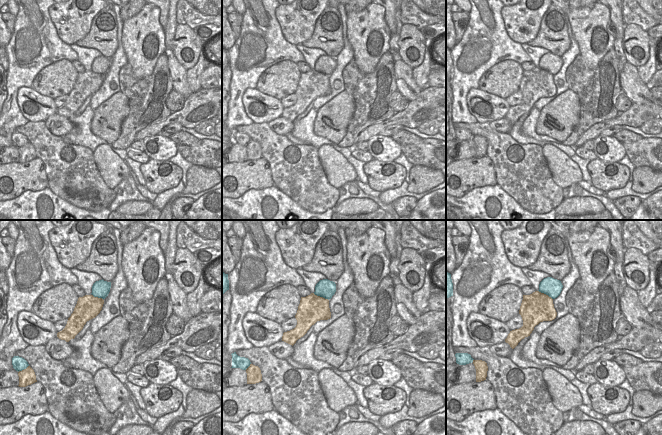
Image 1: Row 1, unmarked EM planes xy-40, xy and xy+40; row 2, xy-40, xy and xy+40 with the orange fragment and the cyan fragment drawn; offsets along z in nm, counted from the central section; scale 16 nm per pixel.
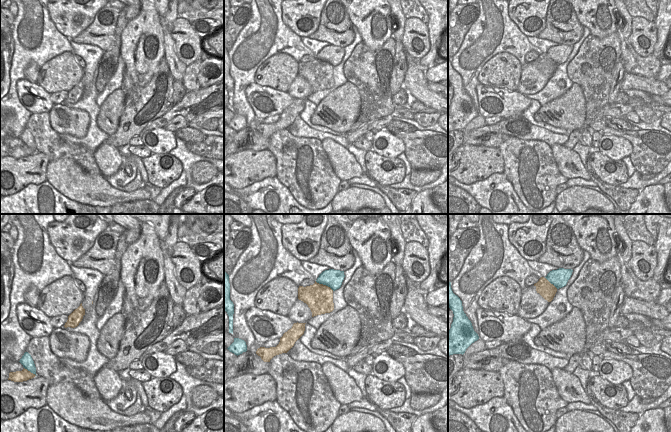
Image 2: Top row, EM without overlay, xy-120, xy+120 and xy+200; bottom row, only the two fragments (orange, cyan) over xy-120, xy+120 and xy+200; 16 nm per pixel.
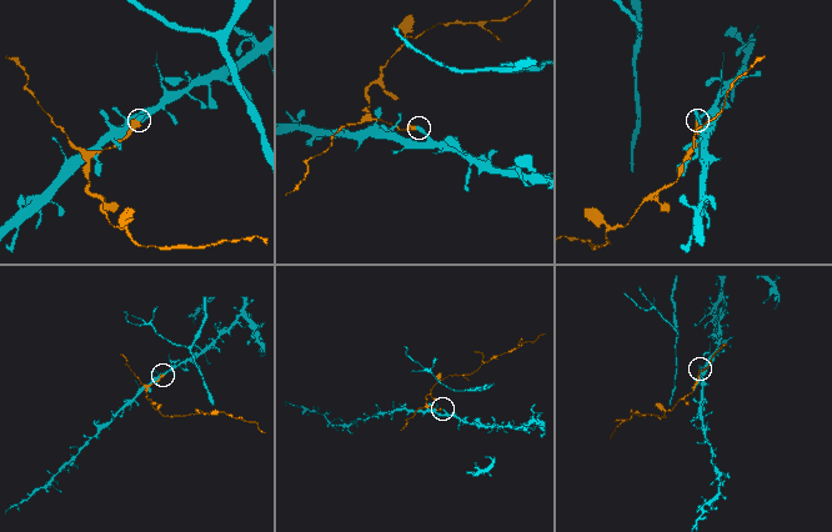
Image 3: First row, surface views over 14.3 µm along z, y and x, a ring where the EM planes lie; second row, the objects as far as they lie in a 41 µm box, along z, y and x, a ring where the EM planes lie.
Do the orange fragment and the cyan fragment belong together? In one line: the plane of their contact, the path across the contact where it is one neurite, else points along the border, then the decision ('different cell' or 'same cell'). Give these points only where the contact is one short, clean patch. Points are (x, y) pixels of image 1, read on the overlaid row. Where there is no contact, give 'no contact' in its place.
meets orange in xy; different cell

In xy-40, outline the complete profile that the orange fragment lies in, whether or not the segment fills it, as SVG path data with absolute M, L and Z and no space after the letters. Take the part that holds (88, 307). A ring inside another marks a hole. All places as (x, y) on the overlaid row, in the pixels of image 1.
M93 295L79 297L65 328L57 333L57 337L66 342L74 339L83 329L86 322L95 318L100 313L103 304L104 300L102 298L94 297Z

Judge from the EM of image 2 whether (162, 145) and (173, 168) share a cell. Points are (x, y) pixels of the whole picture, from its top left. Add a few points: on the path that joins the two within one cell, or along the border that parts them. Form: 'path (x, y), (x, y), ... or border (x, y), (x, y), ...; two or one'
border (168, 152), (154, 154); two

